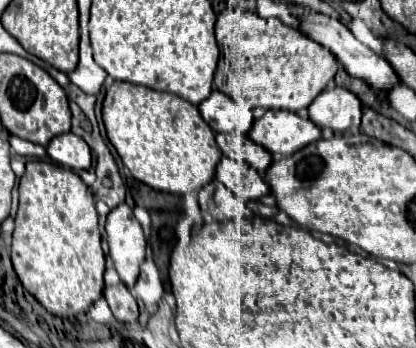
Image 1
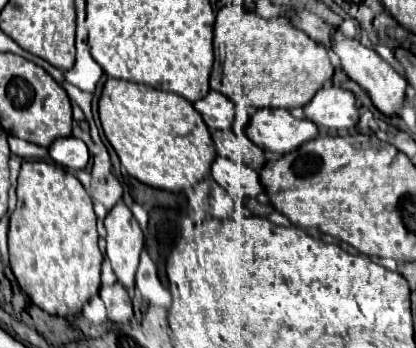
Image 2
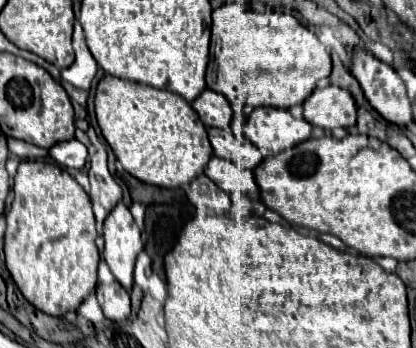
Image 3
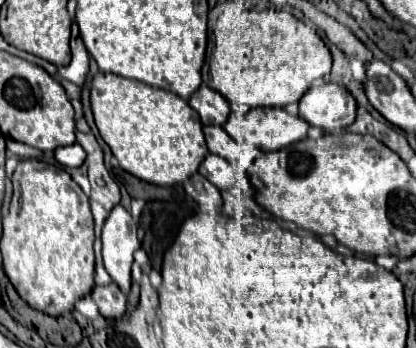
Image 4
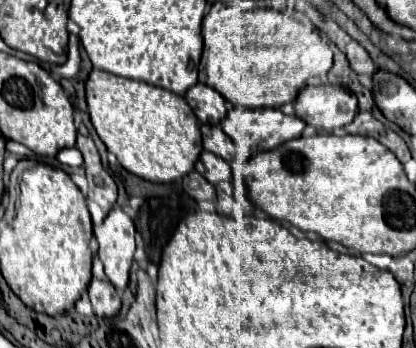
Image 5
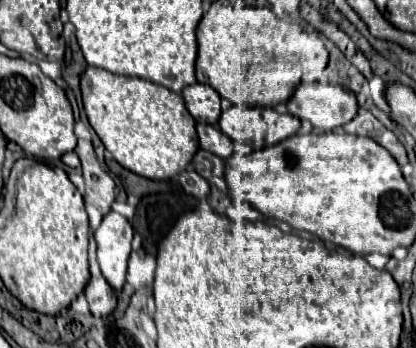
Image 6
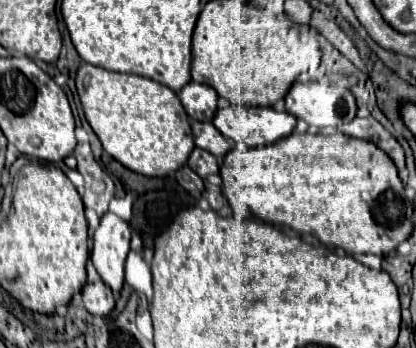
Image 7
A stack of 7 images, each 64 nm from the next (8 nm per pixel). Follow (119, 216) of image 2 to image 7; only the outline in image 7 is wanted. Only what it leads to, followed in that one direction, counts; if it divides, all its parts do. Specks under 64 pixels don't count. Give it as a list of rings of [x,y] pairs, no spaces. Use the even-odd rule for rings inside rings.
[[[106,212],[100,220],[100,226],[94,230],[94,250],[92,250],[92,262],[102,276],[102,280],[112,288],[114,296],[120,294],[124,284],[124,262],[130,252],[130,226],[122,218],[118,218],[112,212]]]

